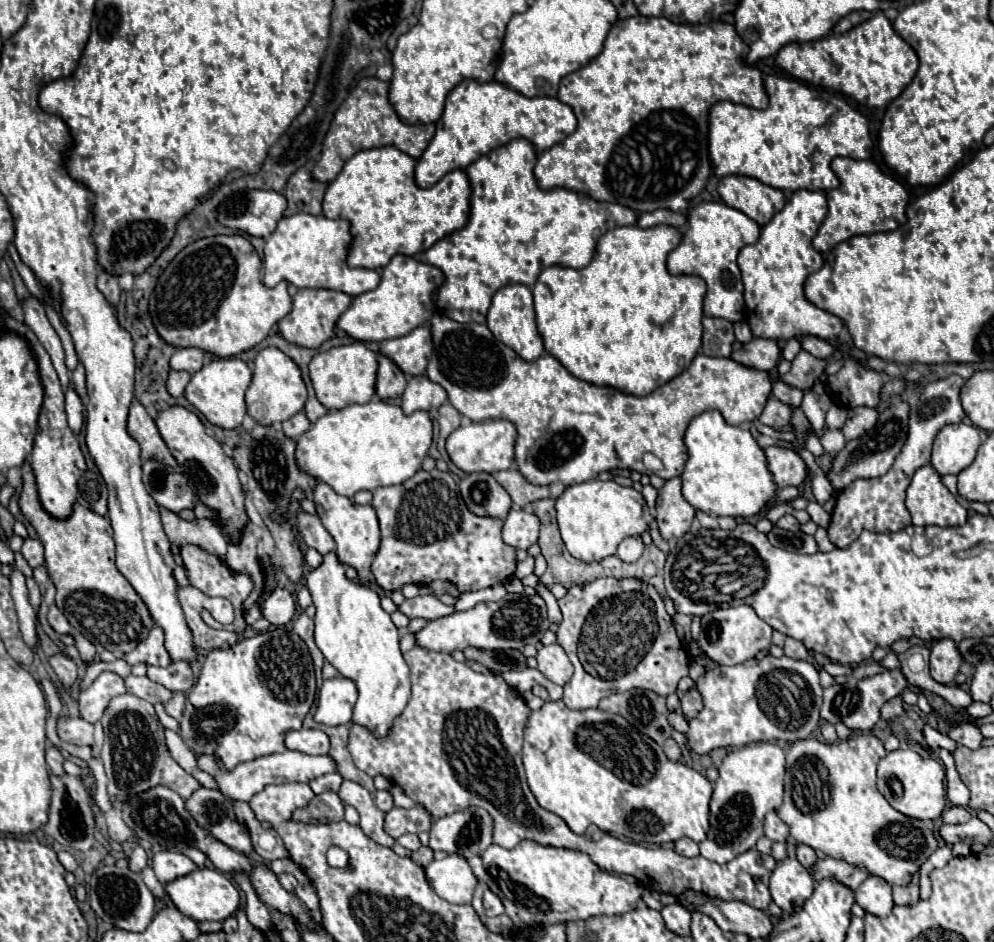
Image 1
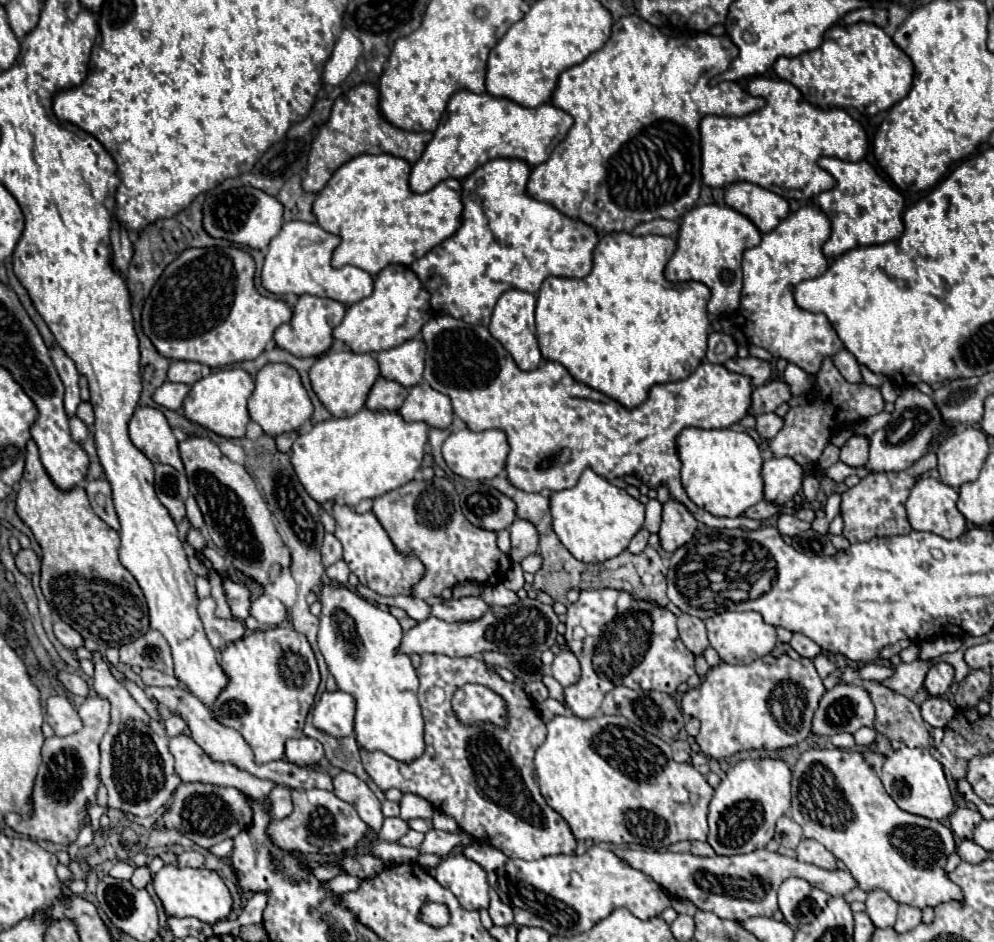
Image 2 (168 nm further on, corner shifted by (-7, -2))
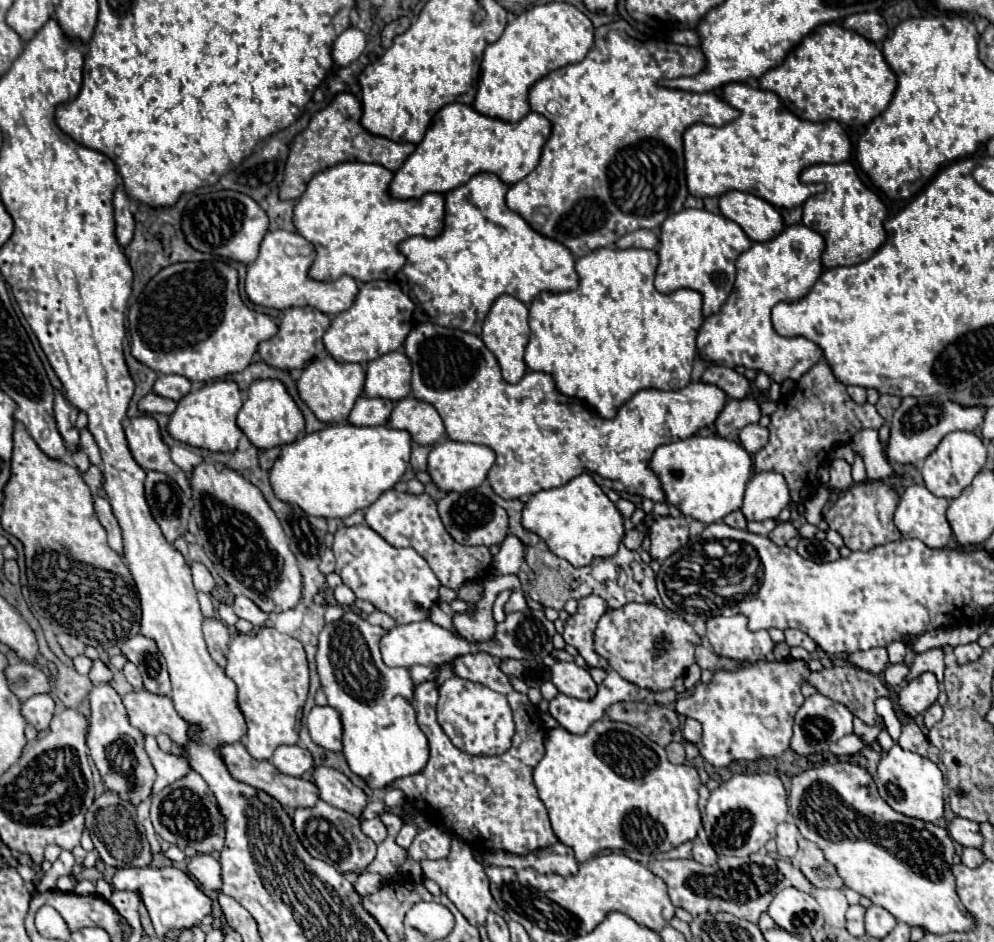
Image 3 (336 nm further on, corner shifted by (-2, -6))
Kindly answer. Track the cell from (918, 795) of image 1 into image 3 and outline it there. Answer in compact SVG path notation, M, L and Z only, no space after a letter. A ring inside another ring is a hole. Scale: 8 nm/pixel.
M895 745L889 753L885 753L881 757L875 783L877 783L879 795L895 811L899 811L907 817L915 817L915 819L923 819L923 821L931 821L931 823L937 823L943 817L945 779L943 779L943 773L939 771L939 767L931 759L911 753L911 751L903 751L899 745Z

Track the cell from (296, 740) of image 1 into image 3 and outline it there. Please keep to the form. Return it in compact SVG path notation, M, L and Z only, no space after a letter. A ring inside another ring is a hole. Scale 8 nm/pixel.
M281 745L273 753L271 763L281 773L287 773L287 775L293 775L293 777L301 777L303 773L307 773L307 771L313 769L313 757L311 757L311 753L307 749L301 749L299 745Z

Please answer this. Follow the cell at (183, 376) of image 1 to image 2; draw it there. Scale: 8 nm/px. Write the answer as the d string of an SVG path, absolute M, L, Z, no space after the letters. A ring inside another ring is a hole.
M166 381L164 385L160 385L160 387L154 391L152 399L154 399L158 405L166 407L166 409L178 411L178 409L182 409L182 401L184 401L186 395L188 395L188 385L180 385L180 383L170 383L170 381Z

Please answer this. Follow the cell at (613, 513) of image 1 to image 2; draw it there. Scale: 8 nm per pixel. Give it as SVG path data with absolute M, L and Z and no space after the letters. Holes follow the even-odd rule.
M590 469L574 487L550 495L550 513L552 529L562 545L584 563L604 563L620 555L644 523L644 505Z

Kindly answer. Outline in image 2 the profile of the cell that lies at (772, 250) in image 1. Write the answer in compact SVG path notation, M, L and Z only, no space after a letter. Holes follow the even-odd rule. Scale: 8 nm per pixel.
M800 207L774 231L762 235L760 245L744 251L744 287L740 297L740 313L736 311L722 323L712 321L712 329L718 333L728 333L736 345L762 347L776 359L786 359L806 373L816 373L824 357L832 357L844 347L824 315L804 311L794 303L790 287L804 279L820 277L826 271L828 263L822 255L822 245L828 241L828 237L828 217L824 217L818 207Z

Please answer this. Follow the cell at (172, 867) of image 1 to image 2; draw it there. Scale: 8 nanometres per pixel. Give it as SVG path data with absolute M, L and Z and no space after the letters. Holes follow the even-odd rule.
M186 851L178 857L180 867L204 867L204 855L196 851Z

